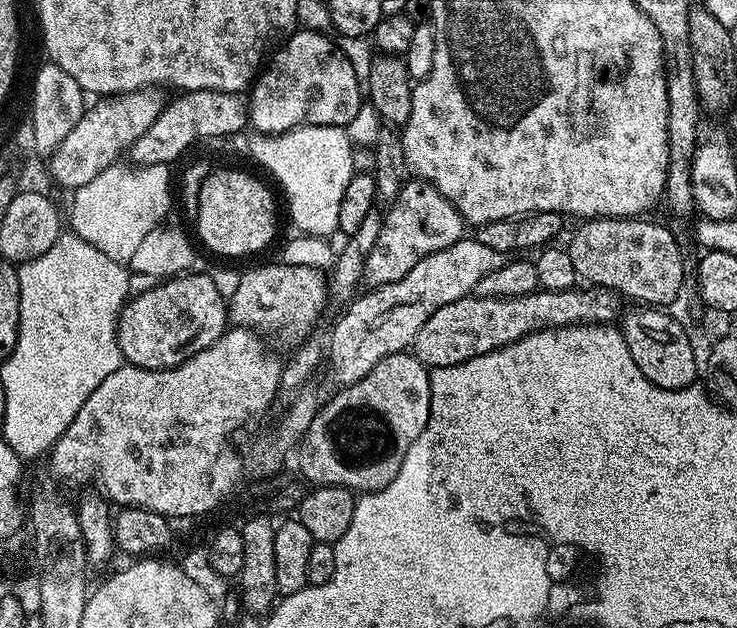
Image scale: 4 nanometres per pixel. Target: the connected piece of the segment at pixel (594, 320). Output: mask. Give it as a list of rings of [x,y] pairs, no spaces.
[[[602,287],[588,290],[592,292],[580,291],[537,290],[525,296],[464,296],[458,302],[450,302],[434,310],[434,314],[422,322],[422,330],[418,330],[410,351],[429,370],[458,366],[462,362],[470,362],[470,358],[478,358],[513,344],[531,332],[540,332],[544,328],[563,328],[565,324],[611,325],[621,315],[622,300],[617,293]]]

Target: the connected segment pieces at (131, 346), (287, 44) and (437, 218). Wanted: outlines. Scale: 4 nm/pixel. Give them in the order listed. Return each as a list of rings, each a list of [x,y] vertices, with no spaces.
[[[192,270],[187,274],[176,275],[158,282],[153,289],[146,290],[145,293],[133,295],[131,299],[124,305],[124,309],[120,312],[120,324],[116,327],[116,337],[118,338],[118,346],[120,347],[121,357],[127,363],[133,364],[135,368],[173,368],[178,366],[182,361],[189,360],[194,354],[198,354],[202,350],[206,350],[206,346],[210,346],[214,342],[218,342],[218,338],[229,327],[228,305],[226,303],[225,293],[220,293],[220,288],[208,276],[203,276],[199,270]]]
[[[297,30],[288,37],[287,40],[283,41],[271,53],[270,59],[267,61],[266,67],[257,75],[254,83],[251,85],[250,93],[247,97],[246,103],[248,105],[248,119],[251,127],[260,134],[275,134],[278,132],[288,132],[291,128],[301,128],[309,124],[310,126],[334,126],[335,128],[344,128],[350,123],[351,119],[354,118],[362,103],[362,76],[356,73],[357,65],[350,58],[346,58],[346,54],[340,49],[339,43],[335,39],[331,40],[331,35],[322,32],[310,32],[307,30]]]
[[[419,178],[409,179],[401,186],[400,193],[387,205],[383,217],[384,228],[378,234],[377,244],[370,250],[364,266],[363,279],[367,282],[369,280],[369,285],[372,286],[398,282],[398,278],[410,274],[410,270],[414,270],[414,266],[418,266],[418,262],[422,262],[422,258],[426,258],[438,250],[446,250],[450,246],[454,246],[454,242],[458,242],[465,235],[466,221],[458,214],[456,207],[432,184],[427,184],[425,180]]]

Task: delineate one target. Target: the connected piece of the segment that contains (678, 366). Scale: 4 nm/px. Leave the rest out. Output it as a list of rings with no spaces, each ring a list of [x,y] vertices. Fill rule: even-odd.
[[[632,306],[623,313],[618,327],[624,334],[624,341],[630,350],[630,358],[638,362],[638,370],[654,382],[654,386],[674,390],[691,388],[697,383],[694,351],[691,349],[689,329],[683,327],[671,316],[671,311],[661,310],[656,306]],[[624,320],[624,321],[623,321]]]

